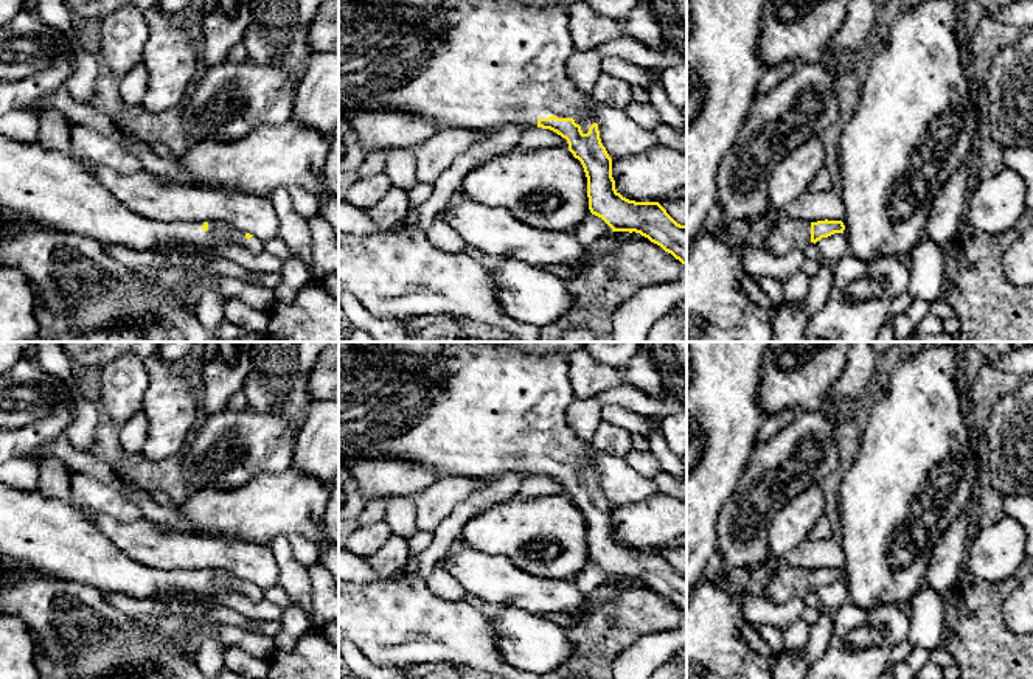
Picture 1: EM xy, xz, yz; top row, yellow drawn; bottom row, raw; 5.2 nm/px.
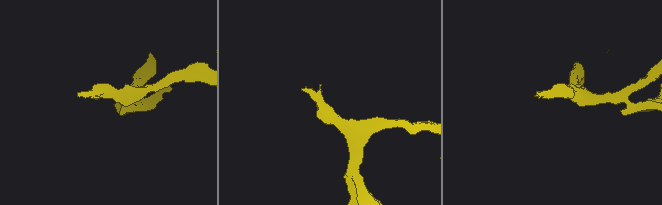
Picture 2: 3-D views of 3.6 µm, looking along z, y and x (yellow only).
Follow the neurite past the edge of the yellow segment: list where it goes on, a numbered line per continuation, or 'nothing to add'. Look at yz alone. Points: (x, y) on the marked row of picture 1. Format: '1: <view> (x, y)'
1: yz (786, 235)

